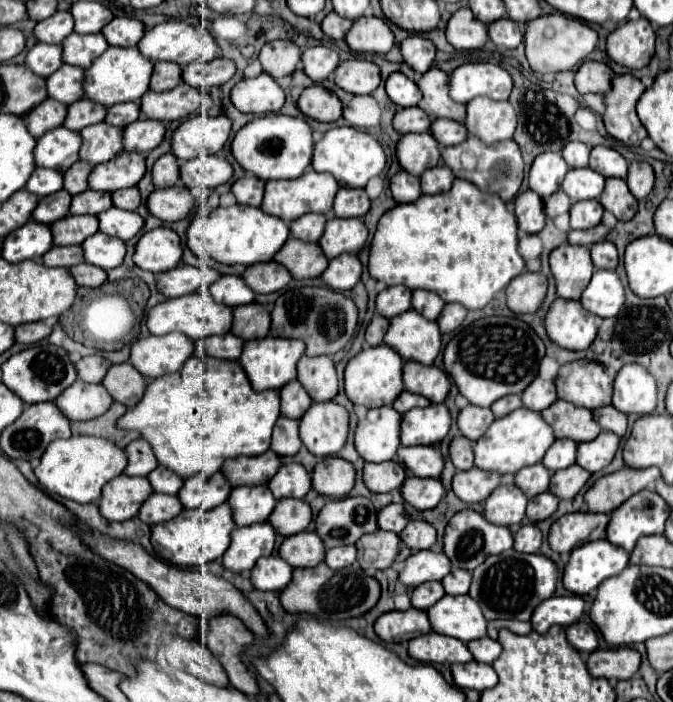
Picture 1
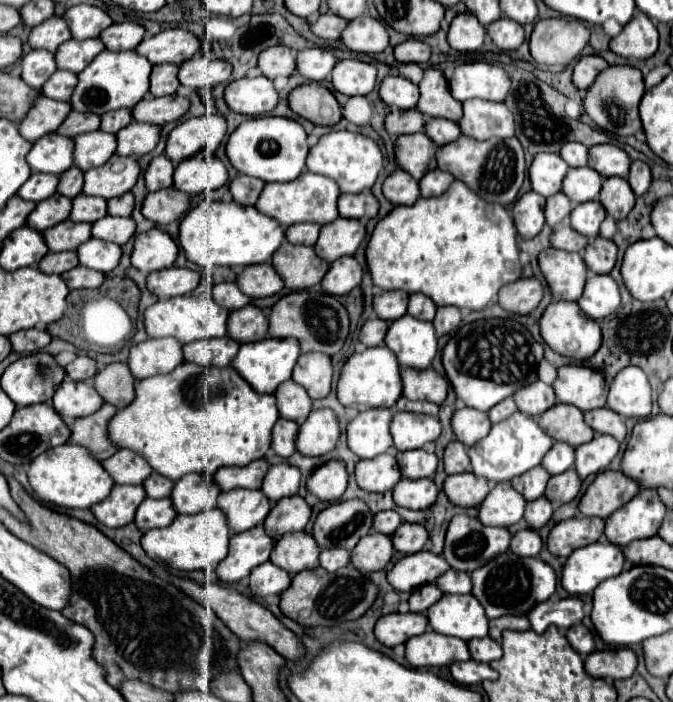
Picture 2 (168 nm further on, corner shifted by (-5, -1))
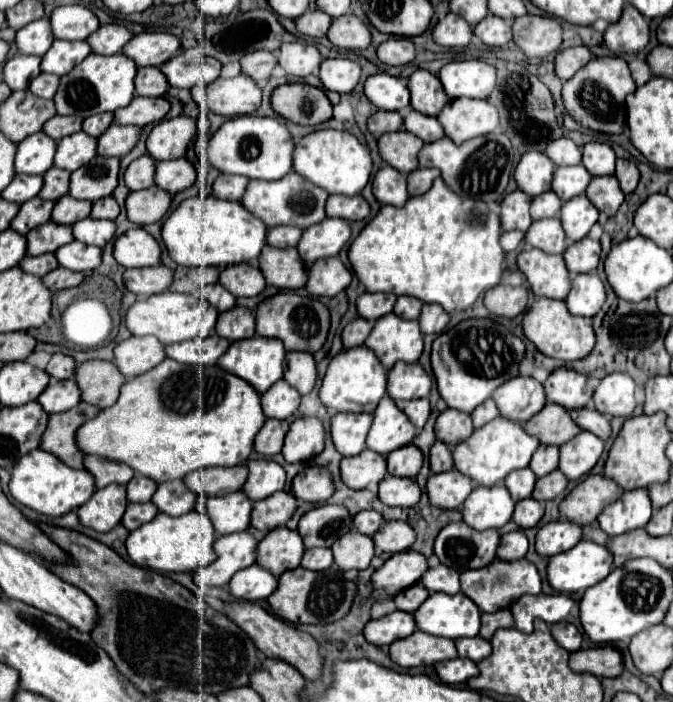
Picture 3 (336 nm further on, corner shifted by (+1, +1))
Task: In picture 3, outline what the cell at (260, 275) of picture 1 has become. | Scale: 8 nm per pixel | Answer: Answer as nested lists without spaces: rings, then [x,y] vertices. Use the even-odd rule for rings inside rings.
[[[256,264],[226,266],[218,282],[234,296],[256,296],[266,288],[264,276]]]

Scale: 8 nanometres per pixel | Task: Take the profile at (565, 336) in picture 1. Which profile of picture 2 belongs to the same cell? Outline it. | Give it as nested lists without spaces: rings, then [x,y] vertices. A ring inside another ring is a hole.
[[[552,302],[540,318],[540,334],[542,334],[544,342],[554,352],[564,354],[564,356],[572,356],[572,358],[578,358],[578,360],[590,358],[600,348],[600,342],[602,342],[598,322],[588,318],[576,302]]]

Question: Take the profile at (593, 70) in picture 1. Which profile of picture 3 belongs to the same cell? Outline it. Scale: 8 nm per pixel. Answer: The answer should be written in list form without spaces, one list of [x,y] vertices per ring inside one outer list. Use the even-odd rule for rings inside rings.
[[[574,46],[574,48],[564,48],[556,54],[554,58],[554,70],[560,80],[568,80],[592,58],[590,50],[586,46]]]

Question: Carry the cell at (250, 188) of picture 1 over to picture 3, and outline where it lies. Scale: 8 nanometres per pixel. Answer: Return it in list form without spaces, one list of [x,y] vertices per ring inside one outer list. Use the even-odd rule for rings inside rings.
[[[220,174],[212,184],[212,194],[216,198],[224,198],[224,200],[240,200],[246,186],[248,186],[248,178],[244,178],[244,176]]]

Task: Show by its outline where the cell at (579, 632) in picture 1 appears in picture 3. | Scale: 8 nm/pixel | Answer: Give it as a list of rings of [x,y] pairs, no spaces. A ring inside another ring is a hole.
[[[556,622],[556,624],[552,624],[552,636],[568,652],[578,650],[580,648],[580,642],[582,642],[582,634],[570,622]]]

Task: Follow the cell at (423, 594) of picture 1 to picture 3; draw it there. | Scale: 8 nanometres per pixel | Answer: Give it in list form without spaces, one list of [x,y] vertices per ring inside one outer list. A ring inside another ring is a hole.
[[[416,582],[414,586],[410,586],[410,588],[402,590],[400,594],[396,594],[396,596],[394,596],[394,604],[396,604],[398,610],[412,614],[412,612],[428,598],[428,594],[430,594],[430,592],[428,592],[420,582]]]

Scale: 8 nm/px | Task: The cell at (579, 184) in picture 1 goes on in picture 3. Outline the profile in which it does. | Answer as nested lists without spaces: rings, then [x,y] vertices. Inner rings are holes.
[[[582,164],[556,166],[554,176],[552,176],[552,190],[558,194],[558,198],[562,198],[566,202],[574,196],[584,194],[590,180],[592,180],[592,176],[588,174],[588,170],[584,170]]]

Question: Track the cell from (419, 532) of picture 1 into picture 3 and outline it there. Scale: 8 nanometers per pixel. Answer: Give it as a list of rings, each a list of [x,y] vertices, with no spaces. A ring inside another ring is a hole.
[[[384,522],[372,536],[372,540],[380,552],[398,554],[410,550],[416,540],[416,532],[406,522]]]

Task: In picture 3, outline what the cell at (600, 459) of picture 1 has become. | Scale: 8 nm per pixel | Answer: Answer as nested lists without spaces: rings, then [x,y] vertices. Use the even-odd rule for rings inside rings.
[[[582,430],[578,436],[560,446],[560,464],[558,468],[566,474],[568,480],[578,480],[586,476],[598,462],[604,450],[604,442],[592,432]]]

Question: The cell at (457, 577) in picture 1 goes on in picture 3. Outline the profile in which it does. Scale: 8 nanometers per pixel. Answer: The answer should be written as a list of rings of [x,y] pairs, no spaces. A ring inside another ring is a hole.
[[[444,564],[426,570],[426,574],[420,578],[420,582],[426,586],[428,592],[444,592],[444,594],[460,592],[460,582],[458,582],[456,570],[448,570],[448,566],[444,566]]]

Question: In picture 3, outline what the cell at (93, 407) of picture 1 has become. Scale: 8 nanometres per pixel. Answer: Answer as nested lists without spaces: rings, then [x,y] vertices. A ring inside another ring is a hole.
[[[74,378],[56,380],[44,388],[44,392],[38,396],[38,402],[48,414],[64,412],[80,402],[80,390],[78,390]]]

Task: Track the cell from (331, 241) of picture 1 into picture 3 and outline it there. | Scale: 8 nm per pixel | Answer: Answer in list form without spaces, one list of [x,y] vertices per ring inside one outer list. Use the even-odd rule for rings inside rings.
[[[326,218],[324,222],[310,226],[302,232],[296,250],[300,258],[310,266],[320,258],[338,256],[338,252],[348,240],[350,240],[350,224],[340,218]]]

